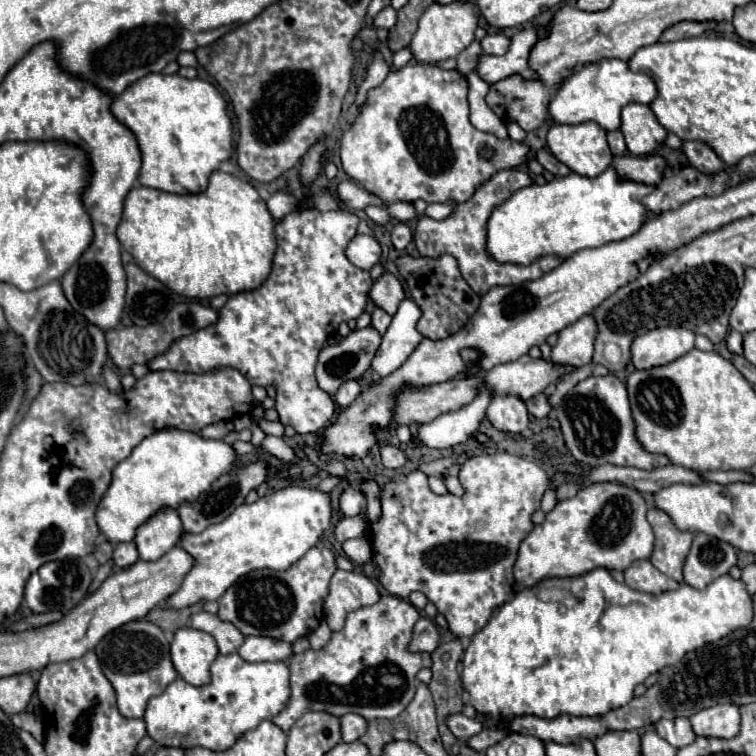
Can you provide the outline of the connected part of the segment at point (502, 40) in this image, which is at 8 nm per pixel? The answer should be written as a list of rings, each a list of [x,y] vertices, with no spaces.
[[[501,32],[497,34],[487,34],[483,40],[481,40],[481,48],[485,54],[491,54],[491,56],[503,56],[509,48],[509,38]]]

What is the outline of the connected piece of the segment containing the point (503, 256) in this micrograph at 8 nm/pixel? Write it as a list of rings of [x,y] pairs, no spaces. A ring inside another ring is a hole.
[[[613,166],[595,178],[569,174],[543,186],[533,184],[493,210],[487,224],[487,252],[497,262],[527,266],[545,254],[567,258],[583,248],[629,238],[653,218],[641,202],[653,190],[655,186],[621,178]]]

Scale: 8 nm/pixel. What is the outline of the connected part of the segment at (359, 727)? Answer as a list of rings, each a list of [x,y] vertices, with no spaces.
[[[347,714],[341,716],[341,730],[343,730],[343,742],[355,742],[357,738],[363,736],[363,732],[367,730],[367,720],[363,716],[355,716],[355,714]]]

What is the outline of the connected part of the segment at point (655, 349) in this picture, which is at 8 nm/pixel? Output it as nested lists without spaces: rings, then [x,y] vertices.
[[[655,328],[635,338],[635,344],[631,346],[633,364],[637,370],[663,366],[687,354],[693,344],[695,334],[687,332],[687,328]]]

